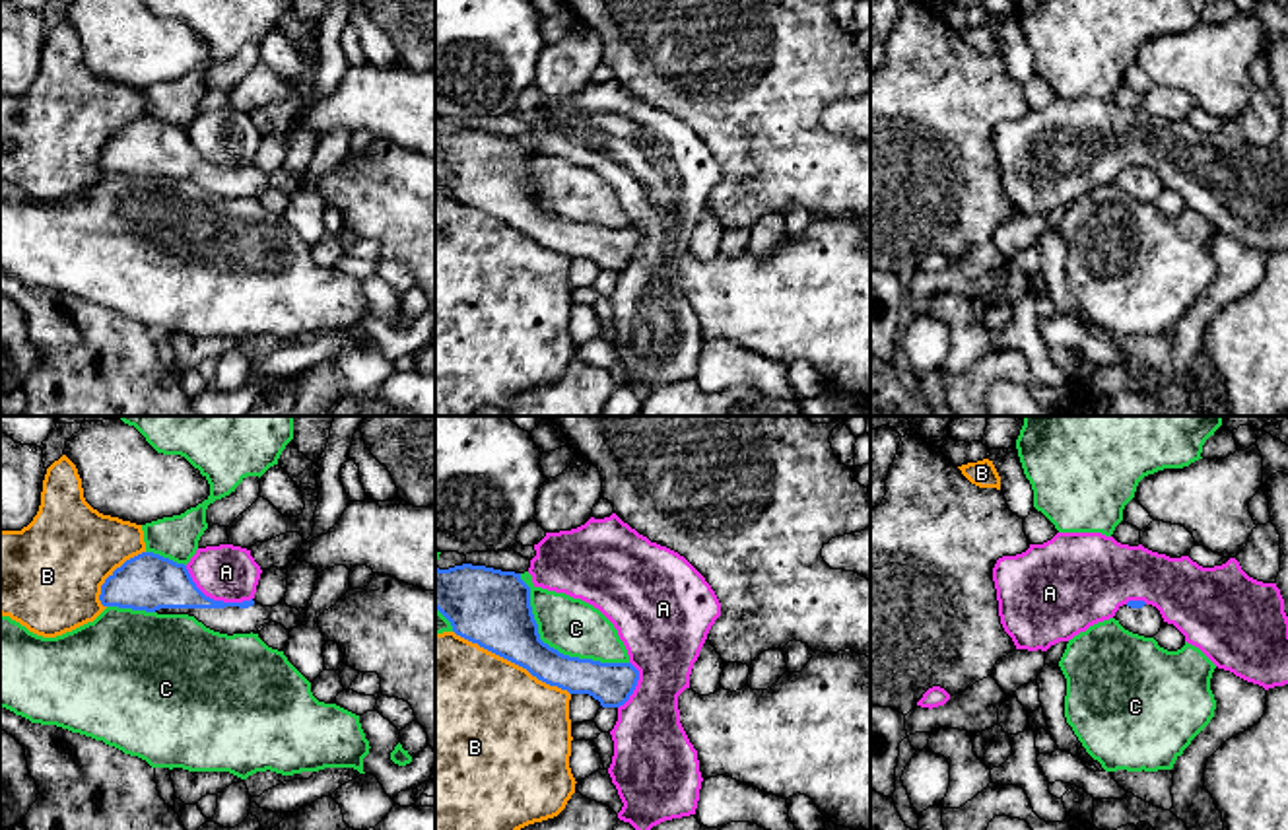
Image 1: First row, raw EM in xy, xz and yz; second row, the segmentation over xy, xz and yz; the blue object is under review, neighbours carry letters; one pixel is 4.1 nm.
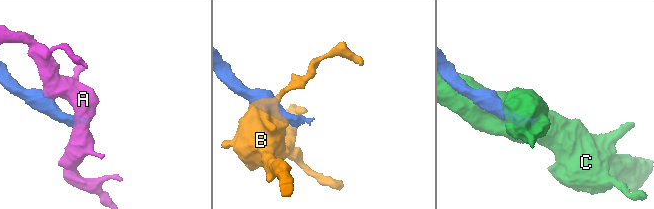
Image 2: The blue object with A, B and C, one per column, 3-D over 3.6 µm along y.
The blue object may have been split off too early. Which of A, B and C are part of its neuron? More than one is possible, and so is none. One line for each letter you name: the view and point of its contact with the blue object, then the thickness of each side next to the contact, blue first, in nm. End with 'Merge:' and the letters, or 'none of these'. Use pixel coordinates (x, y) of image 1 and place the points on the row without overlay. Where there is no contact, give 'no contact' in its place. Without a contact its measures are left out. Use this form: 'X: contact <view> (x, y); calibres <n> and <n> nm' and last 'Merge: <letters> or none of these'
Merge: none of these

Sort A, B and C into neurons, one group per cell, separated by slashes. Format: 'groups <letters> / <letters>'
groups A / B / C

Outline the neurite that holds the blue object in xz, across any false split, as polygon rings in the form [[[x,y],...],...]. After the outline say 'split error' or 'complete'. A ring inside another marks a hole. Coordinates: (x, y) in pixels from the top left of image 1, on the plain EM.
[[[472,128],[435,132],[435,173],[457,200],[550,251],[589,259],[602,272],[624,270],[637,251],[639,235],[631,227],[569,222],[544,208],[521,138]]]; complete

